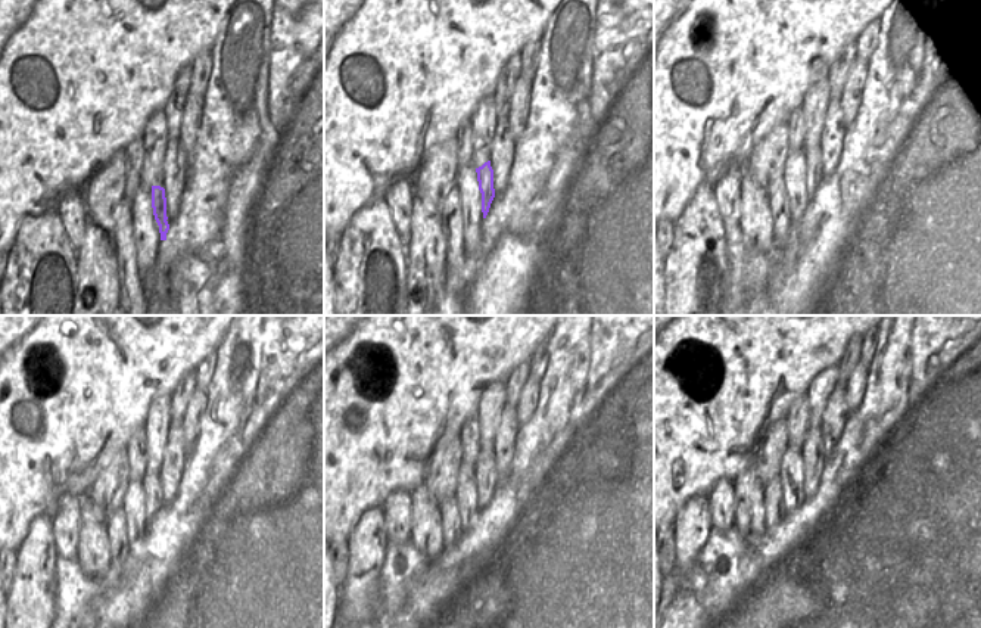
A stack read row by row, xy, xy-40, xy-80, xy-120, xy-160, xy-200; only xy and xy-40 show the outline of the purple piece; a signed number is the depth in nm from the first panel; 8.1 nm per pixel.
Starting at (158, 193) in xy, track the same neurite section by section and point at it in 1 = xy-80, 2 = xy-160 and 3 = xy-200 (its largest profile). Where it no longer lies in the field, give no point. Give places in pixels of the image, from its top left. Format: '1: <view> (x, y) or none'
1: xy-80 (815, 170)
2: xy-160 (485, 472)
3: xy-200 (813, 447)

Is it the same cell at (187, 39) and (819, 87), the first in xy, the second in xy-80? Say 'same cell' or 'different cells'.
different cells

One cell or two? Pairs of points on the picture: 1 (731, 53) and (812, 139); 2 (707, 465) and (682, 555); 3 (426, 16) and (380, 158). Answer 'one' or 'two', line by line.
1: two
2: two
3: one

